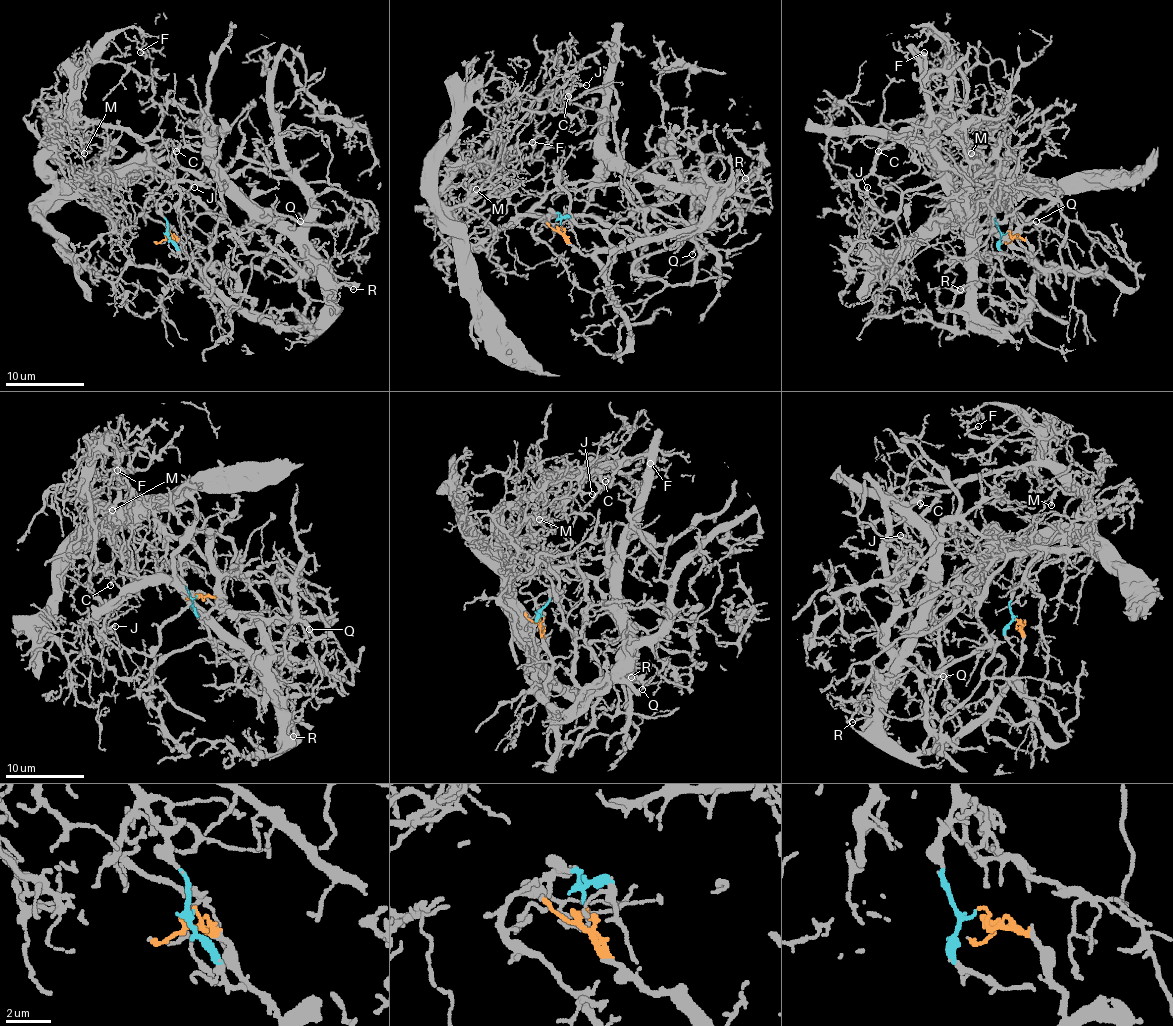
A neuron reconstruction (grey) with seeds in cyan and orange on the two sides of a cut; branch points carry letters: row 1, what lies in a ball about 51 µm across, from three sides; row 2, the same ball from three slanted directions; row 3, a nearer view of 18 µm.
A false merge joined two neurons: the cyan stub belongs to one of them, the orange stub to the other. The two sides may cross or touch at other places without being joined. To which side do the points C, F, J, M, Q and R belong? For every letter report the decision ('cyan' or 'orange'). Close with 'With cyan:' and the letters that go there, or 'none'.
C: cyan
F: cyan
J: cyan
M: cyan
Q: orange
R: orange
With cyan: C, F, J, M

